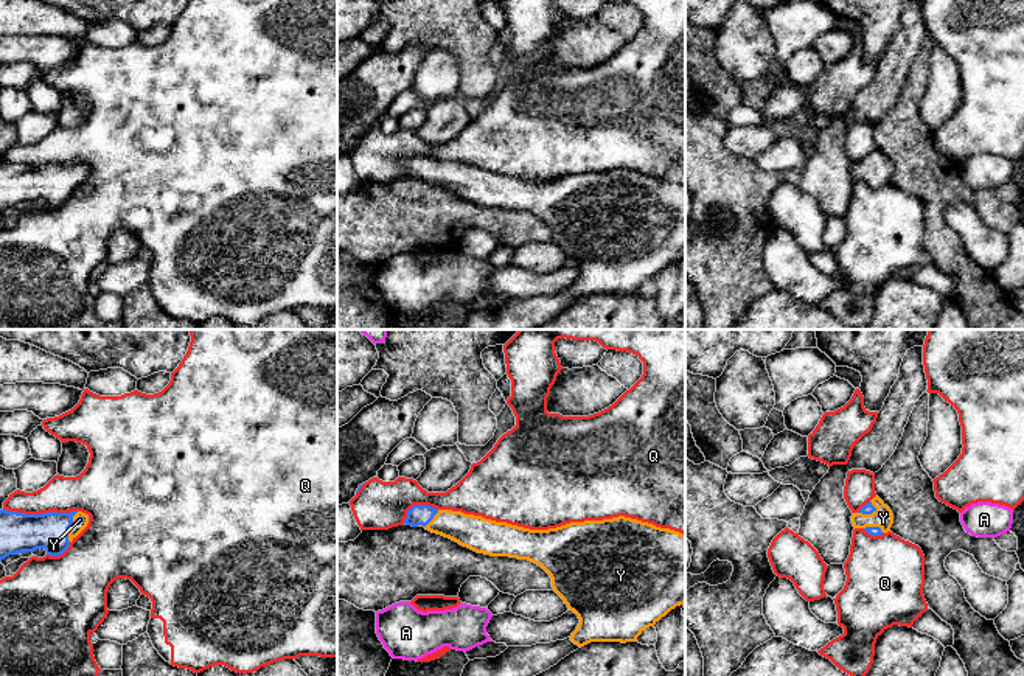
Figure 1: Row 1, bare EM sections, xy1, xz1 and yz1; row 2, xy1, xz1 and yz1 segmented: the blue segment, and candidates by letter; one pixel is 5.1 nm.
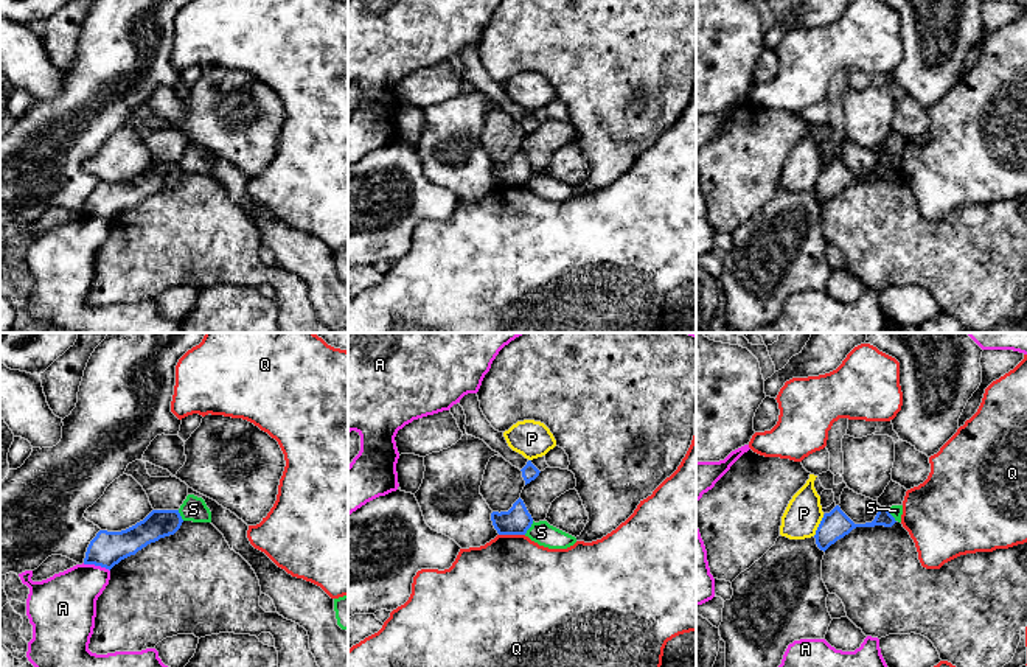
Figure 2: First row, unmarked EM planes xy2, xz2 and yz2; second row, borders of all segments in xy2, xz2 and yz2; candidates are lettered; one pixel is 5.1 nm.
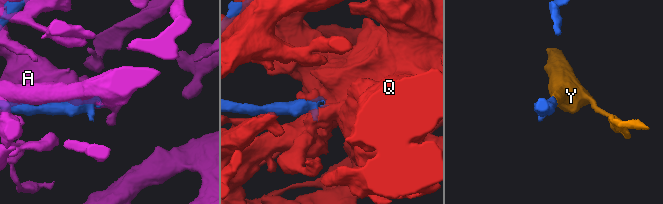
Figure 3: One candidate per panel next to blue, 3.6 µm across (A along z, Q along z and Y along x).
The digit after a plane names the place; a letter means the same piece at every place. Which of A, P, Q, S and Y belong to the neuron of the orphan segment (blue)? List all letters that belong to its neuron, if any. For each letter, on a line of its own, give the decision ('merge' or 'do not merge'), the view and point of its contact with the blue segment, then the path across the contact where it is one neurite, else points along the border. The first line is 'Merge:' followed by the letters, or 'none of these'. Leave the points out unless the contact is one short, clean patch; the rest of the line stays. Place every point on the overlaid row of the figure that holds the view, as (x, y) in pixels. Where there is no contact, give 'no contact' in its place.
Merge: Y
A: do not merge; contact xy2 (97, 565)
P: do not merge; contact yz2 (819, 526)
Q: do not merge; contact xy1 (42, 513)
S: do not merge; contact xz2 (530, 526); border xz2 (533, 521), (524, 534)
Y: merge; contact xy1 (70, 526); way xy1 (24, 532), (58, 530), (70, 526), (80, 519)

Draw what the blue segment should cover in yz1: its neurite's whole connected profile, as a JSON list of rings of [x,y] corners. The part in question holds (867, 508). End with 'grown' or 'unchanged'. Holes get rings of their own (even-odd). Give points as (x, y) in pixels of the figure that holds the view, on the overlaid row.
[[[875,496],[858,513],[853,513],[852,524],[855,528],[864,528],[872,536],[881,536],[890,531],[893,514],[890,508]]] | grown

